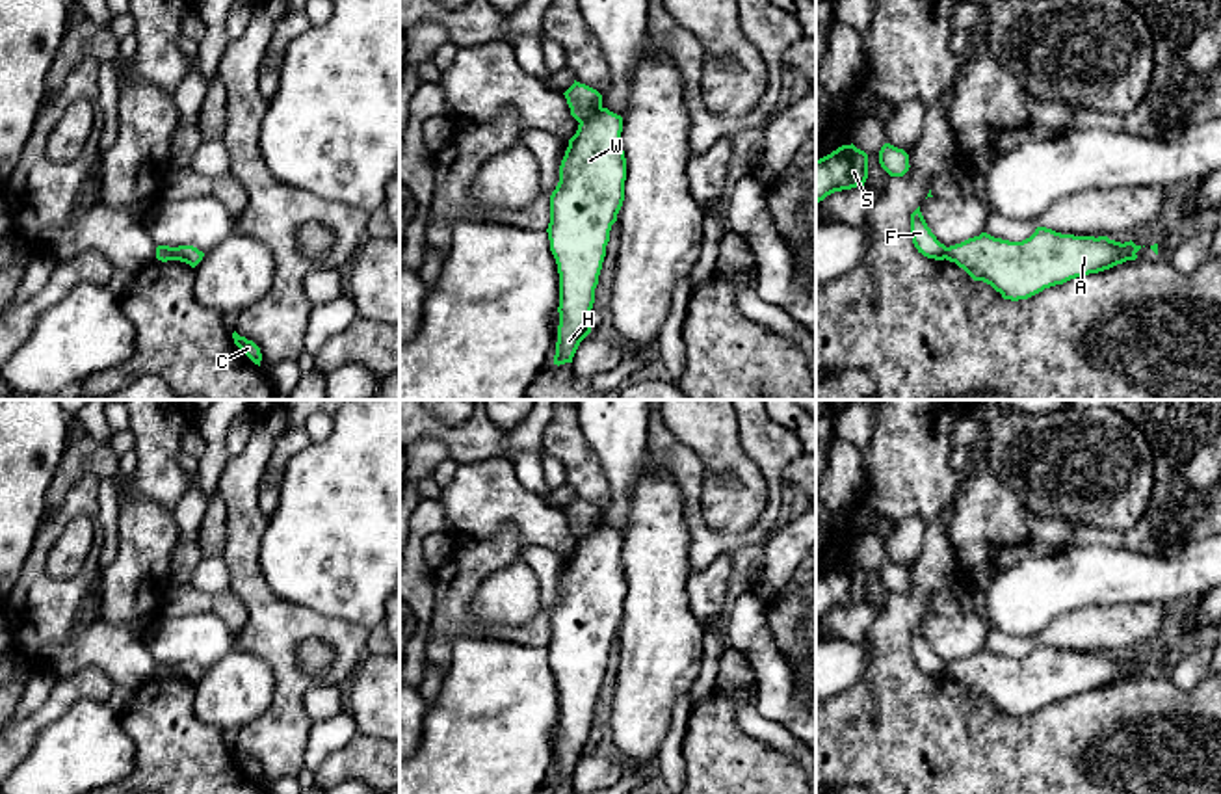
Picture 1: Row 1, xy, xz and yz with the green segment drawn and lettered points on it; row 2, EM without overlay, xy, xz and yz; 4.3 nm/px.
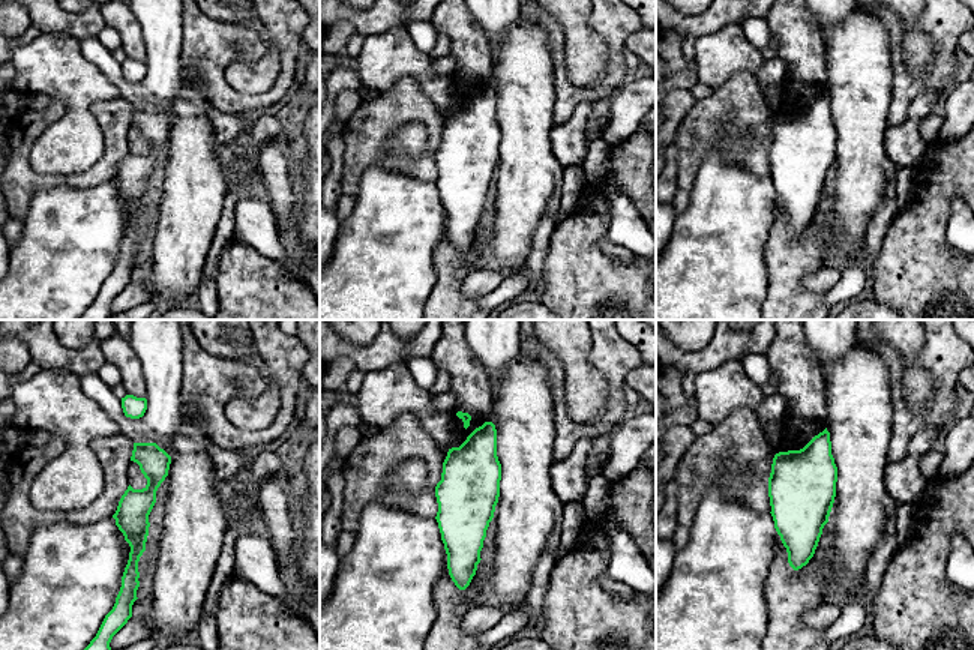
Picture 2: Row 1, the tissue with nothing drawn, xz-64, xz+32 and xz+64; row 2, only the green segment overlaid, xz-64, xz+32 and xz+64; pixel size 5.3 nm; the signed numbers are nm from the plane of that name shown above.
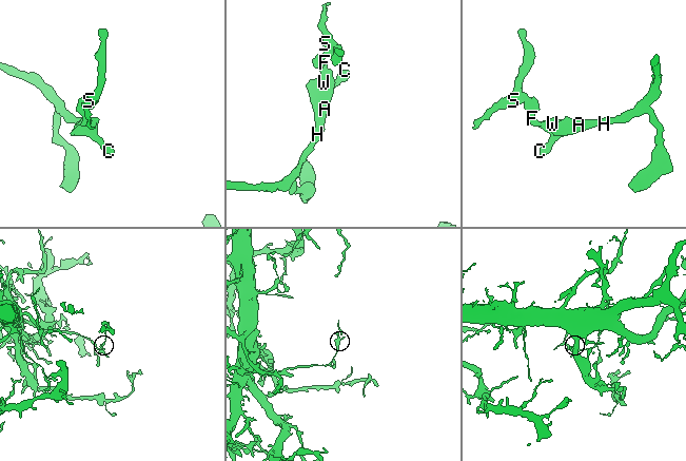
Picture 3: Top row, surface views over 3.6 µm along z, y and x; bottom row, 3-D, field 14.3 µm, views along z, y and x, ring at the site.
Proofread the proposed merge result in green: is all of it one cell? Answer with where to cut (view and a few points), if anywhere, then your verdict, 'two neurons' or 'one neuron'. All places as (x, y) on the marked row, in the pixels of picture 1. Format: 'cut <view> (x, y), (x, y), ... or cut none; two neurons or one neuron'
cut xz (601, 106), (580, 123); two neurons

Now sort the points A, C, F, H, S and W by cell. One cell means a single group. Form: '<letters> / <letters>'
A C H W / F S

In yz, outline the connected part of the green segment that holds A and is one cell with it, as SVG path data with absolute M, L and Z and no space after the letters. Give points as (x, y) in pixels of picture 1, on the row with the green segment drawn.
M1037 227L1035 232L1022 242L1009 242L981 232L979 236L946 247L946 260L955 262L974 281L991 285L1004 299L1018 301L1070 279L1098 273L1126 260L1136 260L1139 249L1141 245L1136 245L1132 240L1121 244L1108 236L1074 236Z

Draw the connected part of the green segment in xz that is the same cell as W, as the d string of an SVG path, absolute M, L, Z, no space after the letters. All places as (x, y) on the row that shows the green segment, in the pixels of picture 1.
M600 108L589 119L578 125L576 134L569 139L569 147L559 165L559 182L550 195L550 223L548 240L550 251L558 264L559 273L559 325L554 364L572 363L572 357L580 342L591 333L593 318L591 309L595 303L595 288L606 257L606 245L610 242L611 225L617 221L617 214L624 201L626 180L626 158L621 143L623 117Z

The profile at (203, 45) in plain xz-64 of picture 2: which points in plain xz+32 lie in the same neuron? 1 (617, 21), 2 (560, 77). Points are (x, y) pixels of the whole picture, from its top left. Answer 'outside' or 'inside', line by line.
1: inside
2: inside

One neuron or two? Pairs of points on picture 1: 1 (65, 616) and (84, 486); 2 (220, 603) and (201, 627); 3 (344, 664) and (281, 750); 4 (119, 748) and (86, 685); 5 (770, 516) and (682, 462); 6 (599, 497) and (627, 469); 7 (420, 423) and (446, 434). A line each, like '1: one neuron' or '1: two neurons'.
1: one neuron
2: two neurons
3: one neuron
4: two neurons
5: one neuron
6: two neurons
7: one neuron

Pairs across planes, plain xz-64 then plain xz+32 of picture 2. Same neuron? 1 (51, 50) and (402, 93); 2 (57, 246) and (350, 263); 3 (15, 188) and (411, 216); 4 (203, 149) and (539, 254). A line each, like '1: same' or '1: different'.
1: different
2: same
3: different
4: different

